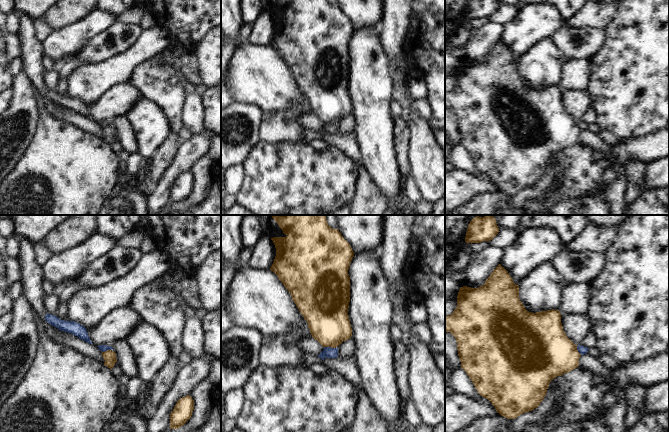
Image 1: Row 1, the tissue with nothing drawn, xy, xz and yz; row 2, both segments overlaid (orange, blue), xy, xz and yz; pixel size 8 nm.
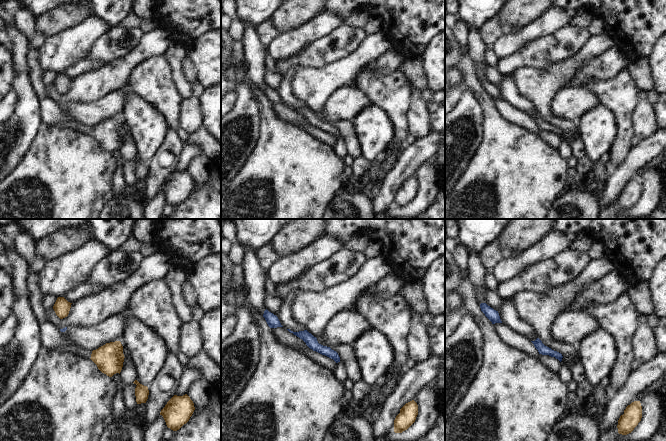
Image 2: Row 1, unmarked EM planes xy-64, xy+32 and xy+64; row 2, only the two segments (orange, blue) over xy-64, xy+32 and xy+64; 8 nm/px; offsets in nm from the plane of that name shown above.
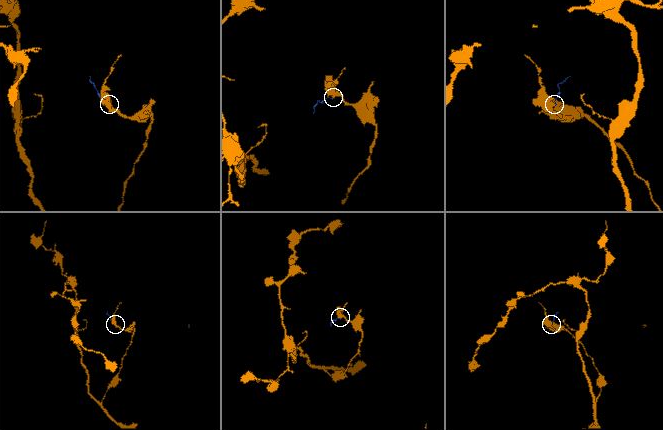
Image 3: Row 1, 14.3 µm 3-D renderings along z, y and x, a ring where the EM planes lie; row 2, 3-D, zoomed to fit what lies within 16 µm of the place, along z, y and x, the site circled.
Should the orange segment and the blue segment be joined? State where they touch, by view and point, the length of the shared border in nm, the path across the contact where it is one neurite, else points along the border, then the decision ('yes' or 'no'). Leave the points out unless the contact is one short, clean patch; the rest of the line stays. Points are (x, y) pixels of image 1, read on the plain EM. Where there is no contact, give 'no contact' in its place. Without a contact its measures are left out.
meets orange in xz at (330, 122); contact 100 nm long; border along xz (324, 122), (336, 123); no

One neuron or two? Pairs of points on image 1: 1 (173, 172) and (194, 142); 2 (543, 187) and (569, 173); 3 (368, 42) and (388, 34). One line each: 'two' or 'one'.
1: one
2: two
3: two

